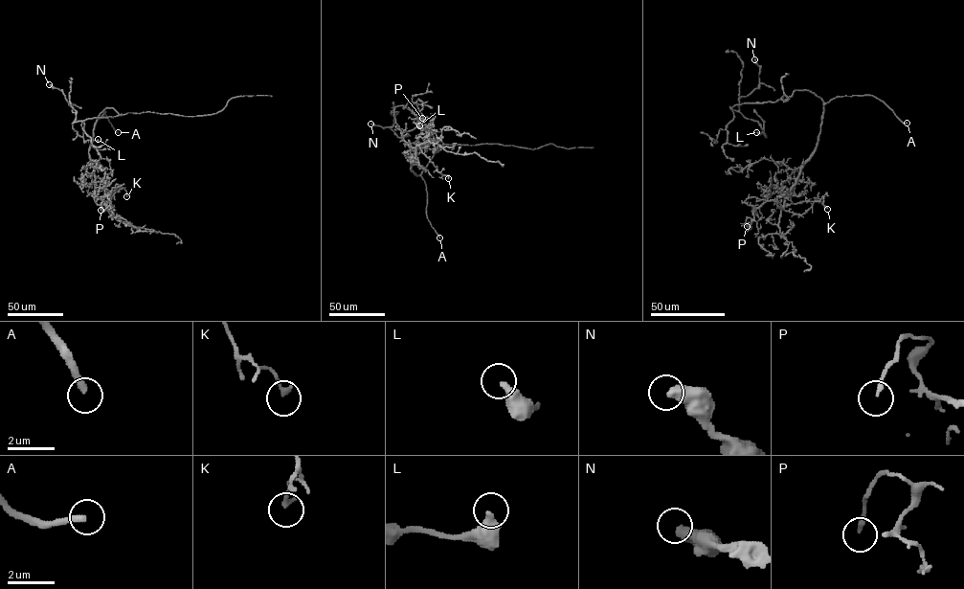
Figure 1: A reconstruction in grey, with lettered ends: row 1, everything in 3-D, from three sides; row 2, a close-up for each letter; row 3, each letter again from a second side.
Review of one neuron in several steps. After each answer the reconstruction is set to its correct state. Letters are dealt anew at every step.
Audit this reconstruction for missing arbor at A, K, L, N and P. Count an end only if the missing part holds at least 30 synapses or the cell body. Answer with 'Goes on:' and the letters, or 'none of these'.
Goes on: A

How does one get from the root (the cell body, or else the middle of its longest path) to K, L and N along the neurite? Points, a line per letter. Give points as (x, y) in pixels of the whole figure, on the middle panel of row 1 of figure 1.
K: (417, 175), (411, 168), (418, 146), (437, 171), (448, 178)
L: (417, 175), (443, 144), (403, 105), (394, 108), (393, 116), (400, 128), (408, 131), (419, 125)
N: (417, 175), (443, 144), (403, 105), (394, 108), (393, 111), (397, 113), (392, 126), (382, 127), (370, 124)

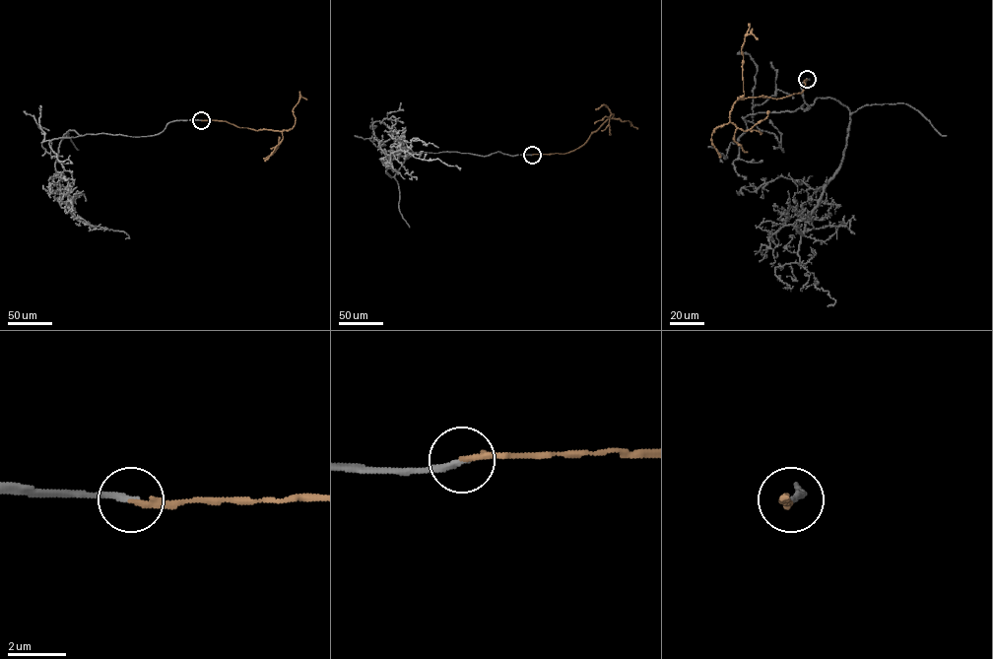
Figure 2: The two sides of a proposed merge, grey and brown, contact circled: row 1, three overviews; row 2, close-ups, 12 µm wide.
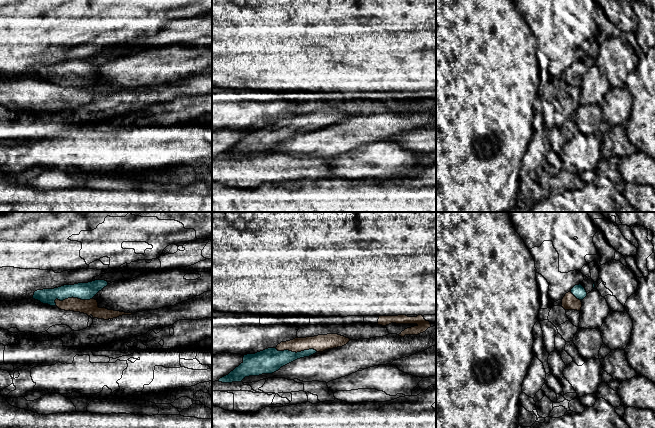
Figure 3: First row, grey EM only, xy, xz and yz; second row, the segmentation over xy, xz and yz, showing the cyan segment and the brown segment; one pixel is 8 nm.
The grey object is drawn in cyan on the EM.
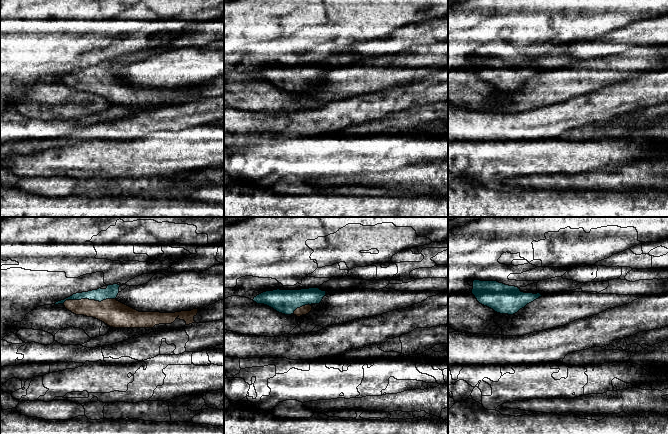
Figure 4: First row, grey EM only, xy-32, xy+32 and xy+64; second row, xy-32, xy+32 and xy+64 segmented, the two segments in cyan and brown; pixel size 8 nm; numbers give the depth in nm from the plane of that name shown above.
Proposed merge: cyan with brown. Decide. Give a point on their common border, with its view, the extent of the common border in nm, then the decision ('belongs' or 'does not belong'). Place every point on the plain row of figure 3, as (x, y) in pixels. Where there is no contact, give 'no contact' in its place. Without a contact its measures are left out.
contact xy (72, 72); length 300 nm; belongs

